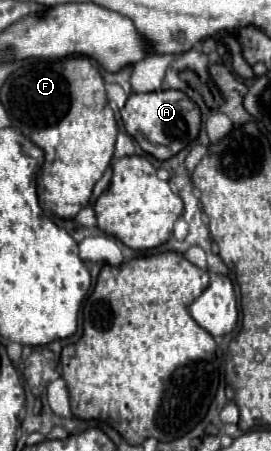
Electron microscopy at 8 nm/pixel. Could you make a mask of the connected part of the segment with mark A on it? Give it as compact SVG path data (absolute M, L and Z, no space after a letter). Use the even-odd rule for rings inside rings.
M155 90L147 94L131 94L121 108L125 130L137 140L143 152L165 162L193 144L201 132L201 110L181 90Z

